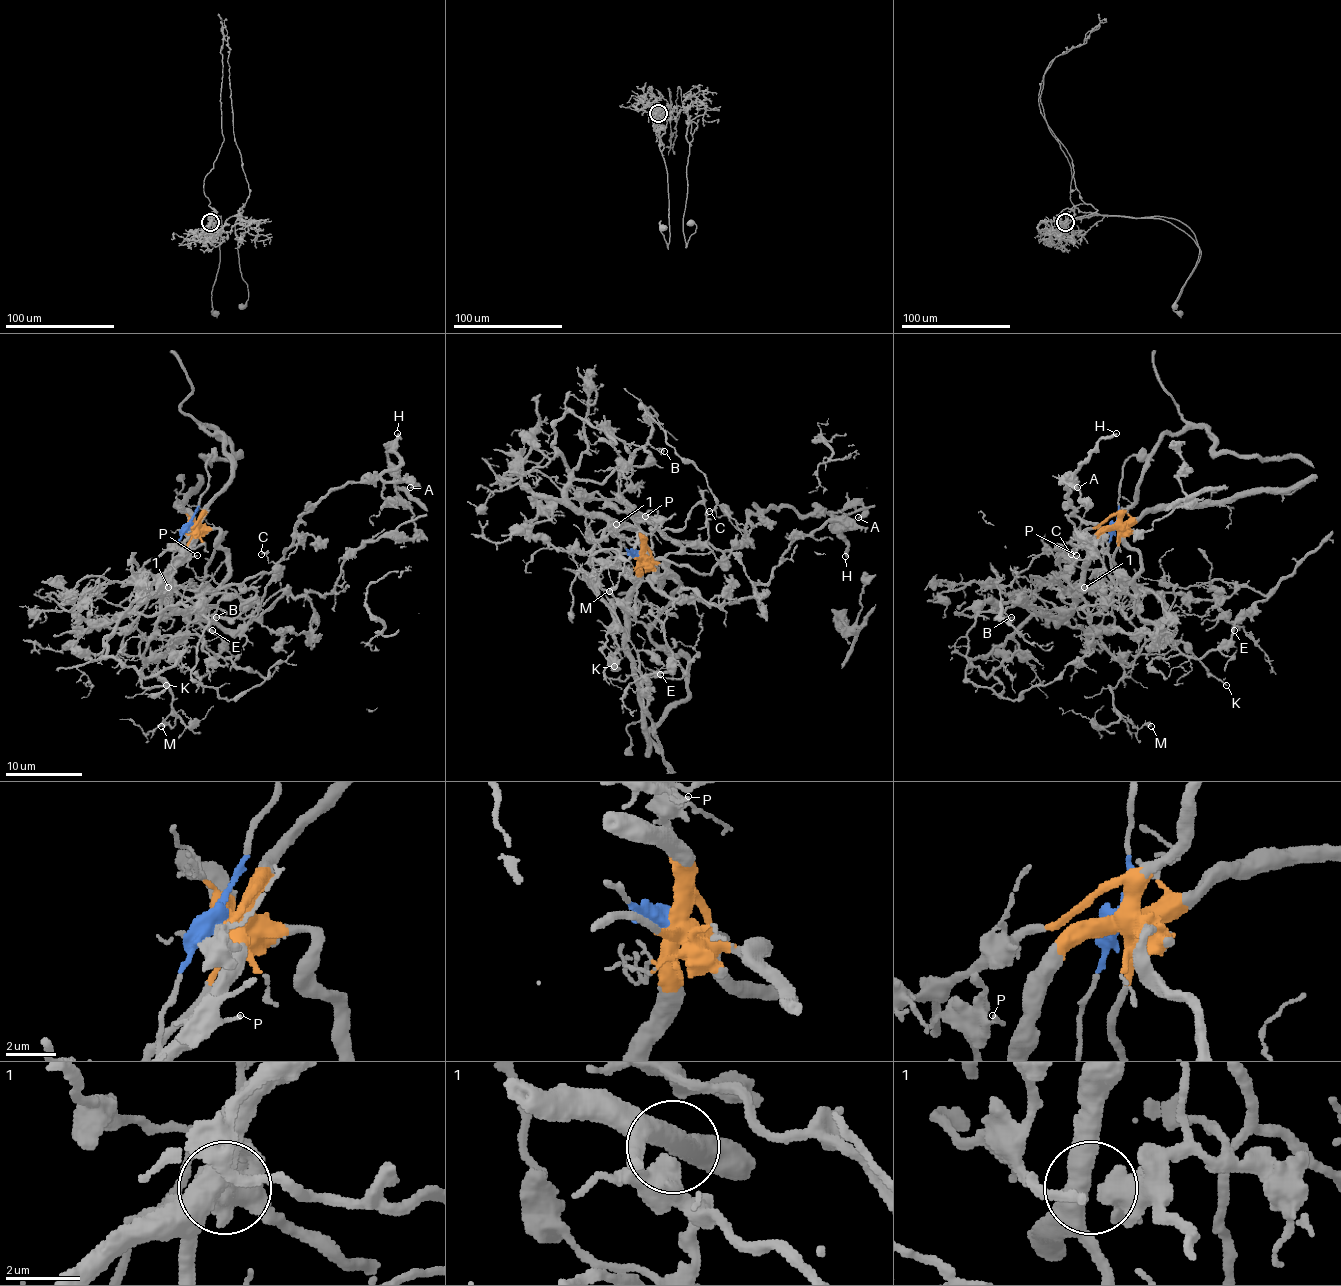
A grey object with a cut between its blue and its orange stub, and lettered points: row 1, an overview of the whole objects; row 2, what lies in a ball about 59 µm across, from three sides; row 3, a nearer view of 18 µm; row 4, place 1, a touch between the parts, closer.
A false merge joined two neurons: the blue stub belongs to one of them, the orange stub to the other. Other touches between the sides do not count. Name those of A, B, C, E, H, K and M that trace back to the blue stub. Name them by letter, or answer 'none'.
A, C, H

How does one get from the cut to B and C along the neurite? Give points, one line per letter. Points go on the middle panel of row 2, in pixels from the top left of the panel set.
B: (639, 555), (641, 537), (634, 529), (583, 514), (566, 491), (576, 479), (603, 483), (647, 445), (664, 450)
C: (639, 555), (618, 543), (637, 543), (653, 558), (709, 574), (745, 535), (726, 516), (709, 510)

